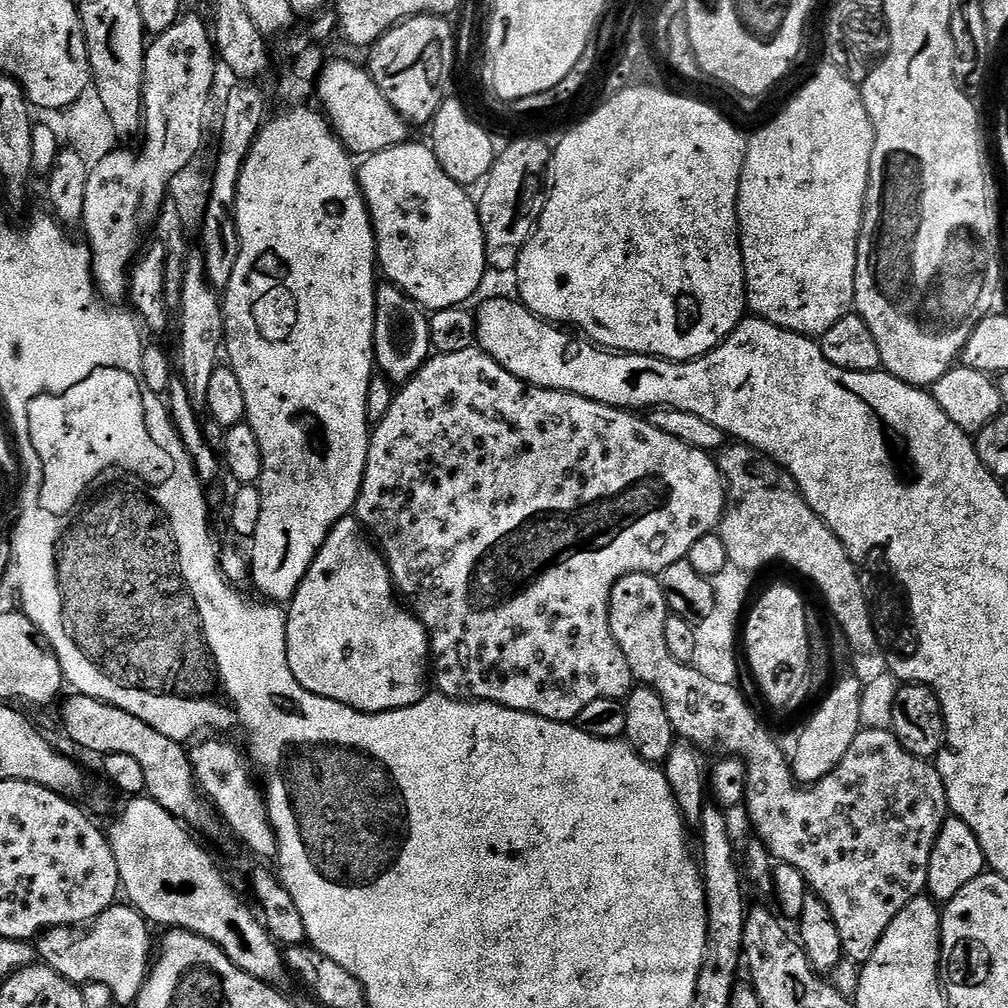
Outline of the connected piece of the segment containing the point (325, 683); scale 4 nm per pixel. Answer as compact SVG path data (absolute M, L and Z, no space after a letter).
M355 515L345 516L332 527L286 611L288 637L284 649L288 651L294 678L298 678L306 690L327 700L349 704L359 712L370 713L414 706L424 699L424 683L430 680L428 629L398 599L387 560L374 547Z

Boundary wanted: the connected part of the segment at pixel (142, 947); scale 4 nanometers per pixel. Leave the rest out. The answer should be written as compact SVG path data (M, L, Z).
M117 902L101 916L89 920L86 926L49 928L38 937L38 956L62 978L77 986L101 984L112 991L120 1004L135 1005L148 979L154 960L154 940L149 921L141 912L124 902Z

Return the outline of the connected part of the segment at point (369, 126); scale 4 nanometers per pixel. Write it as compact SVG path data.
M329 59L315 81L314 87L320 95L319 107L328 117L333 132L339 136L344 147L357 157L367 158L376 152L403 144L409 139L408 121L402 119L398 110L390 106L390 102L386 102L386 94L378 90L367 67L360 65L359 68L348 60Z

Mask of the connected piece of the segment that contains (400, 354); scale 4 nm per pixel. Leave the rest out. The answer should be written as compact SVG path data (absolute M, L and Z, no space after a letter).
M384 282L376 289L376 326L374 328L374 346L376 347L375 367L380 368L393 385L403 386L417 376L420 368L428 363L433 355L429 313L420 303L412 300L391 282Z

